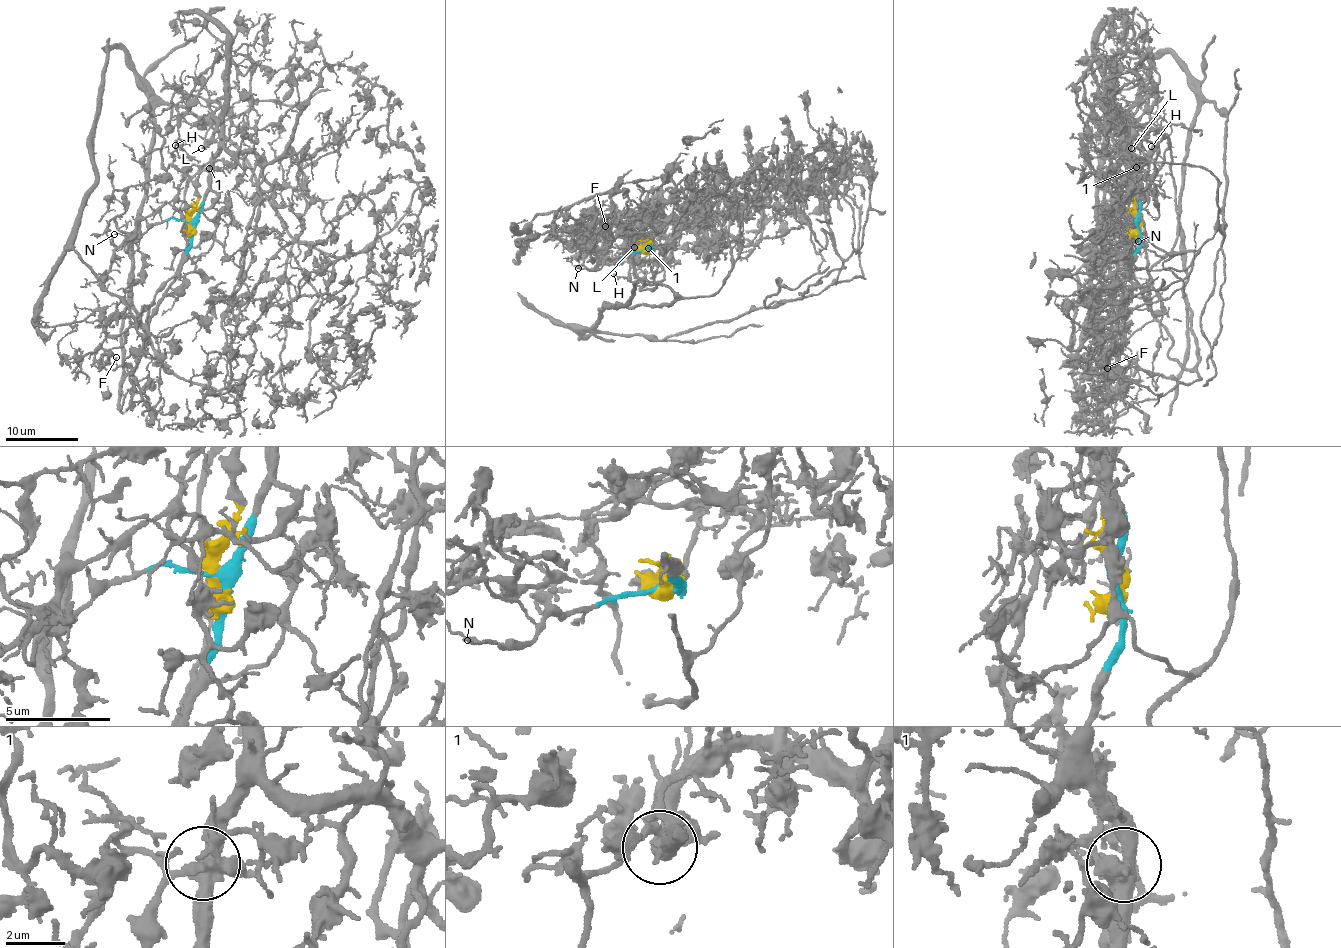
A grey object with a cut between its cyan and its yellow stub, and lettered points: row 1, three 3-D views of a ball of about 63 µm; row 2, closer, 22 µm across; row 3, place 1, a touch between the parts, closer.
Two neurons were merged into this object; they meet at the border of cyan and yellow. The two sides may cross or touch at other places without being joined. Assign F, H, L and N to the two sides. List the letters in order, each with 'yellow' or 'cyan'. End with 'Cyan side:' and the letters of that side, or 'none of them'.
F: yellow
H: cyan
L: yellow
N: cyan
Cyan side: H, N

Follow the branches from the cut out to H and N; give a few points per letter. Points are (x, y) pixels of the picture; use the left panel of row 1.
H: (191, 226), (207, 188), (209, 159), (221, 141), (221, 125), (212, 114), (204, 138), (194, 136), (175, 145)
N: (191, 226), (184, 221), (169, 219), (154, 224), (135, 237), (114, 233)

